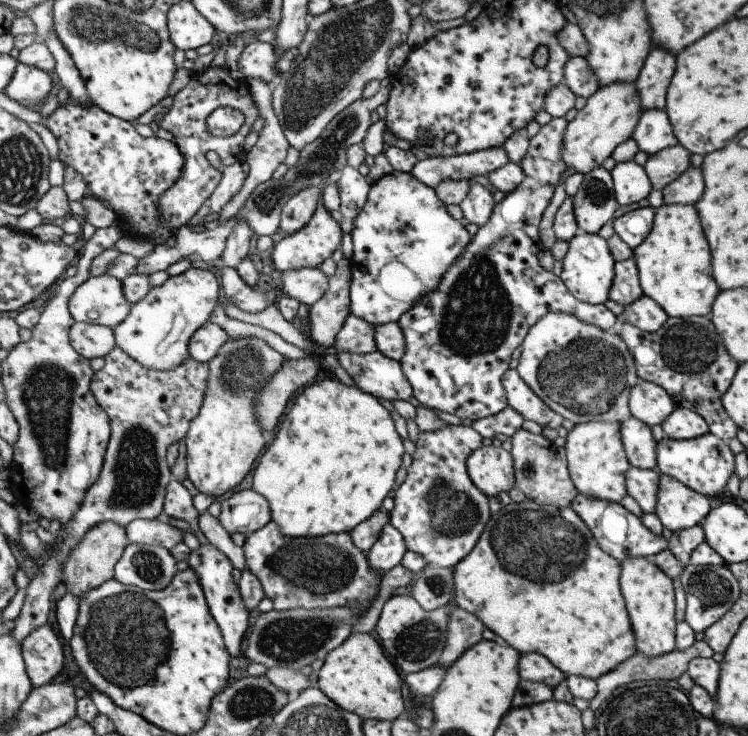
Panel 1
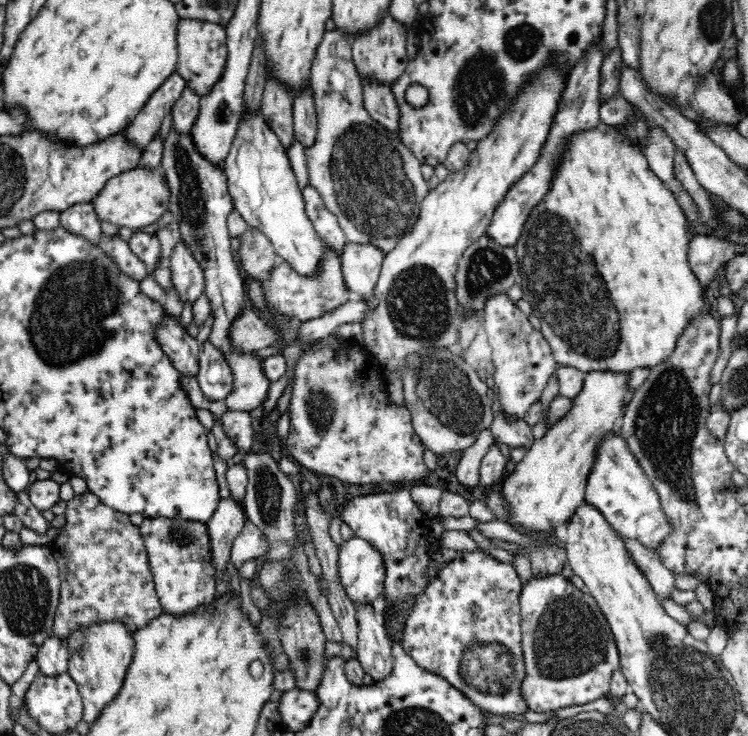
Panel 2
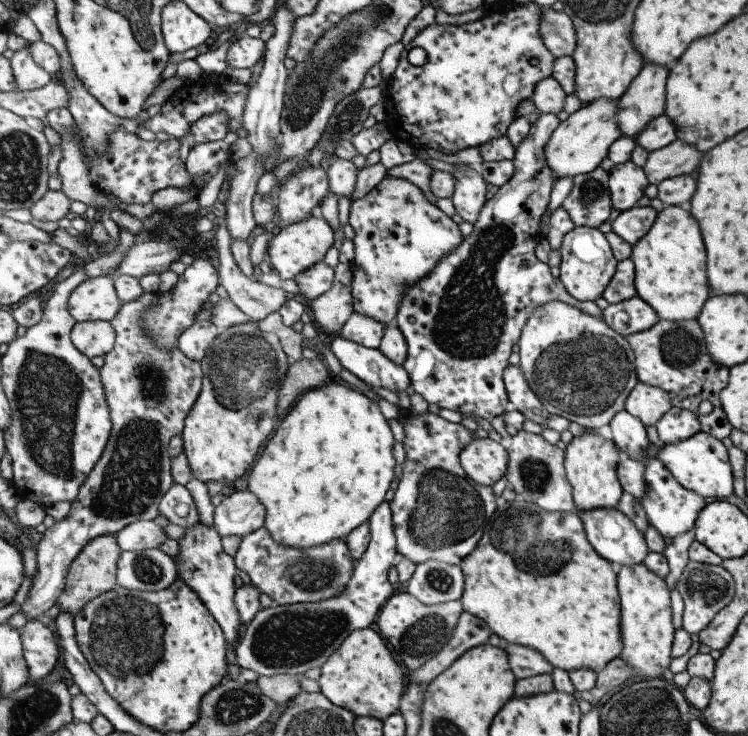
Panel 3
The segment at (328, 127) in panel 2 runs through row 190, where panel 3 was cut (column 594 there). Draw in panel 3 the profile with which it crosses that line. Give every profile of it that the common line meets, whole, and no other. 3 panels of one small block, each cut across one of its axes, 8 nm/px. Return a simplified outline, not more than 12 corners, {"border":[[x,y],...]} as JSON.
{"border":[[561,300],[519,364],[545,410],[610,425],[640,384],[628,338]]}

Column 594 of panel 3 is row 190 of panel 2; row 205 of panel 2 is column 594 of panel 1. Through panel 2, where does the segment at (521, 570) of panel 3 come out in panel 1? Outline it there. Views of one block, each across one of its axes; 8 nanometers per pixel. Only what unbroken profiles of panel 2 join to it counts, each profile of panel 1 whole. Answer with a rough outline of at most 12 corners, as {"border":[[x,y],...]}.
{"border":[[510,503],[454,605],[594,680],[637,654],[622,564],[572,507]]}

